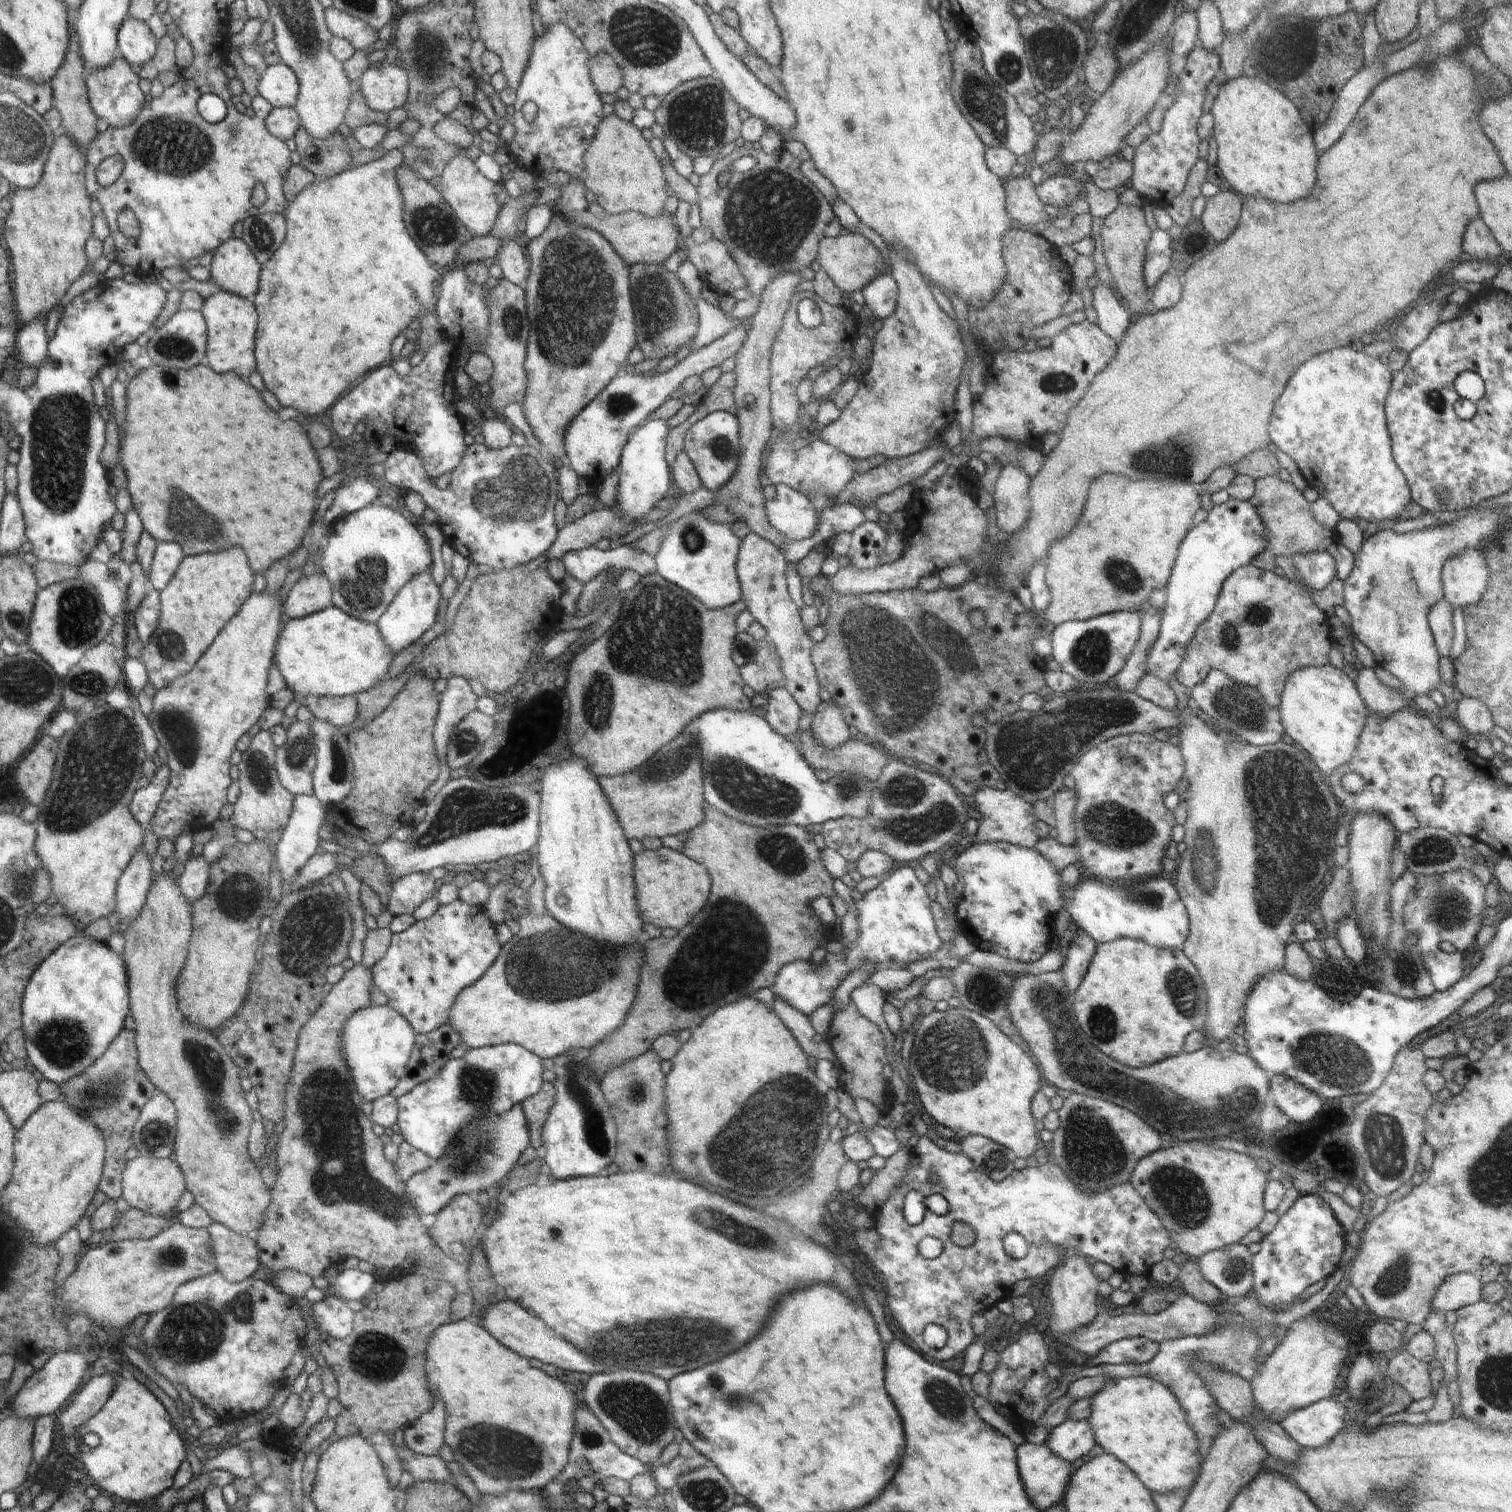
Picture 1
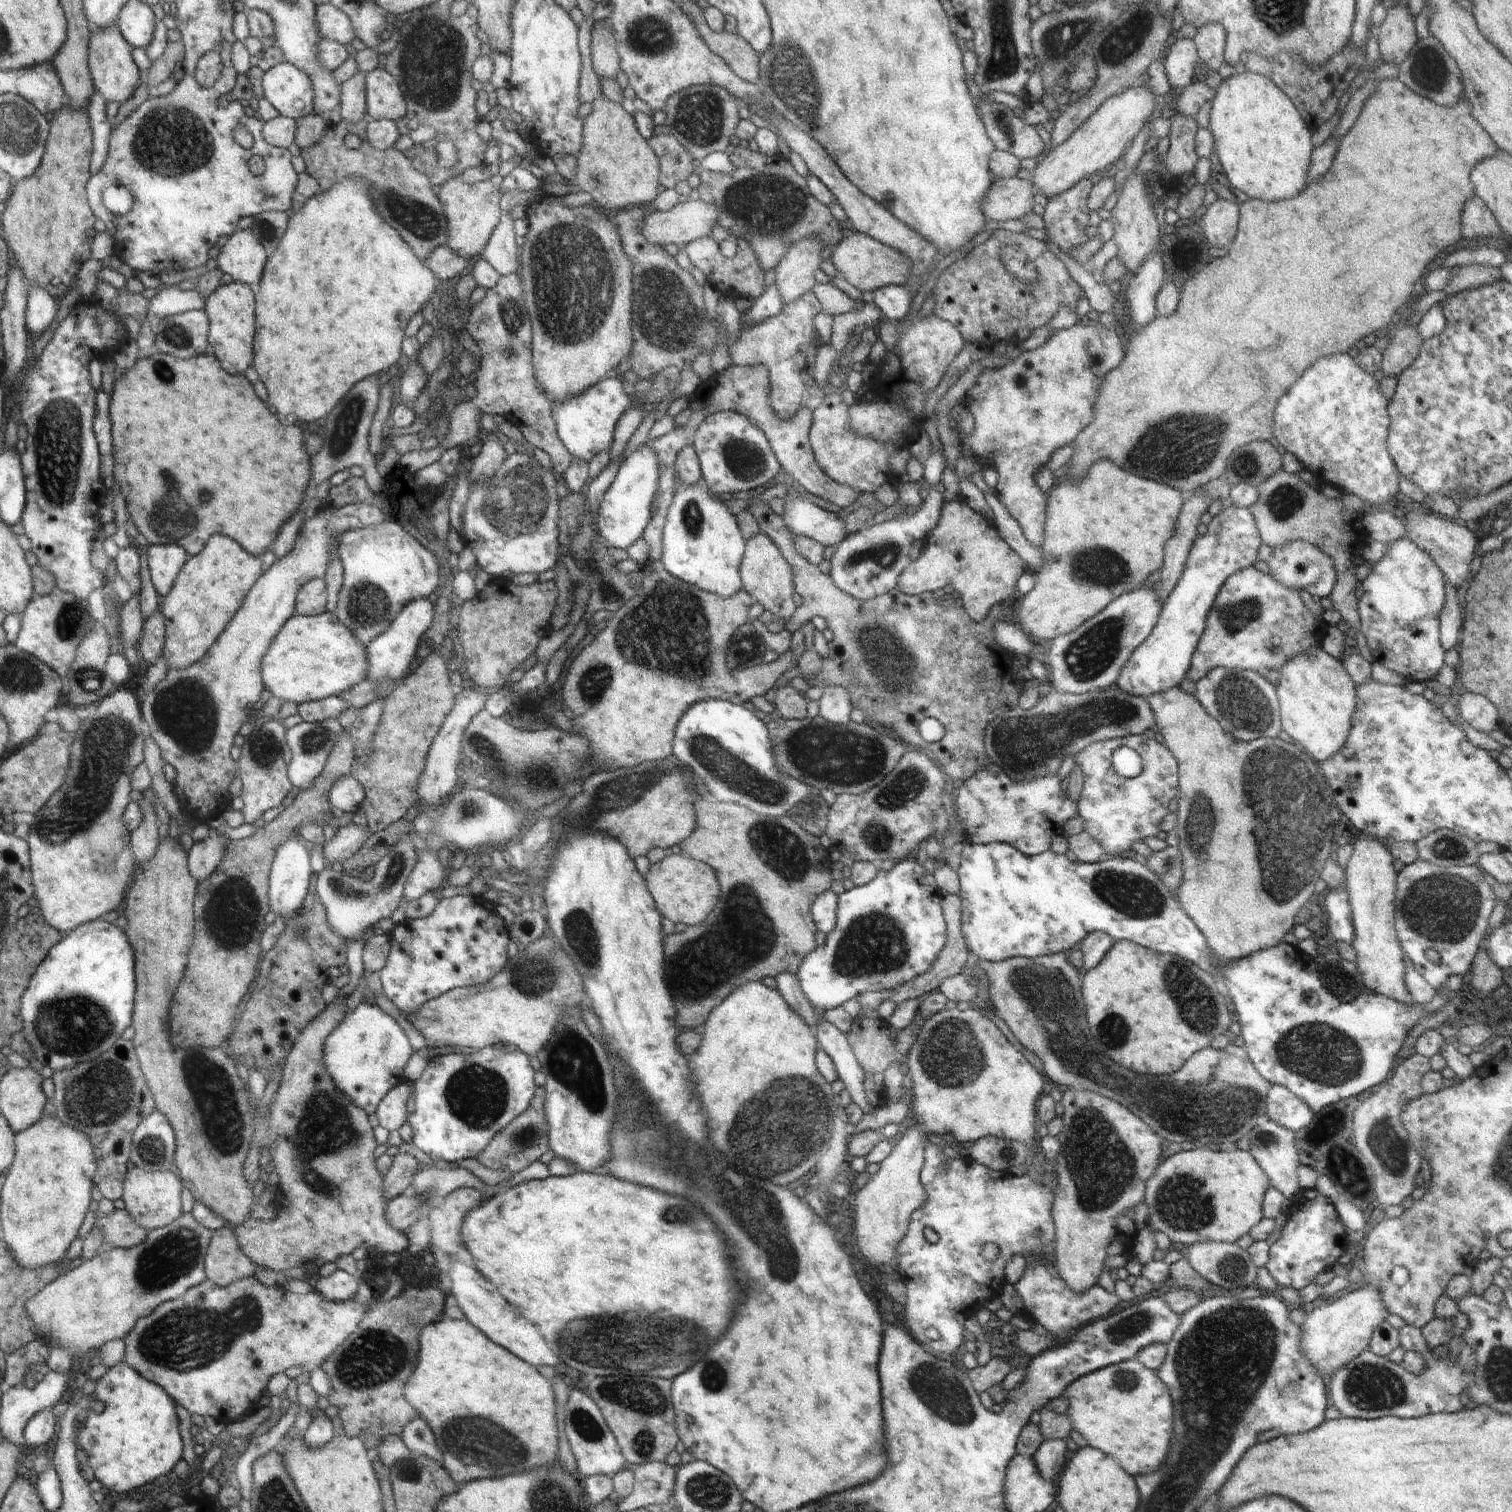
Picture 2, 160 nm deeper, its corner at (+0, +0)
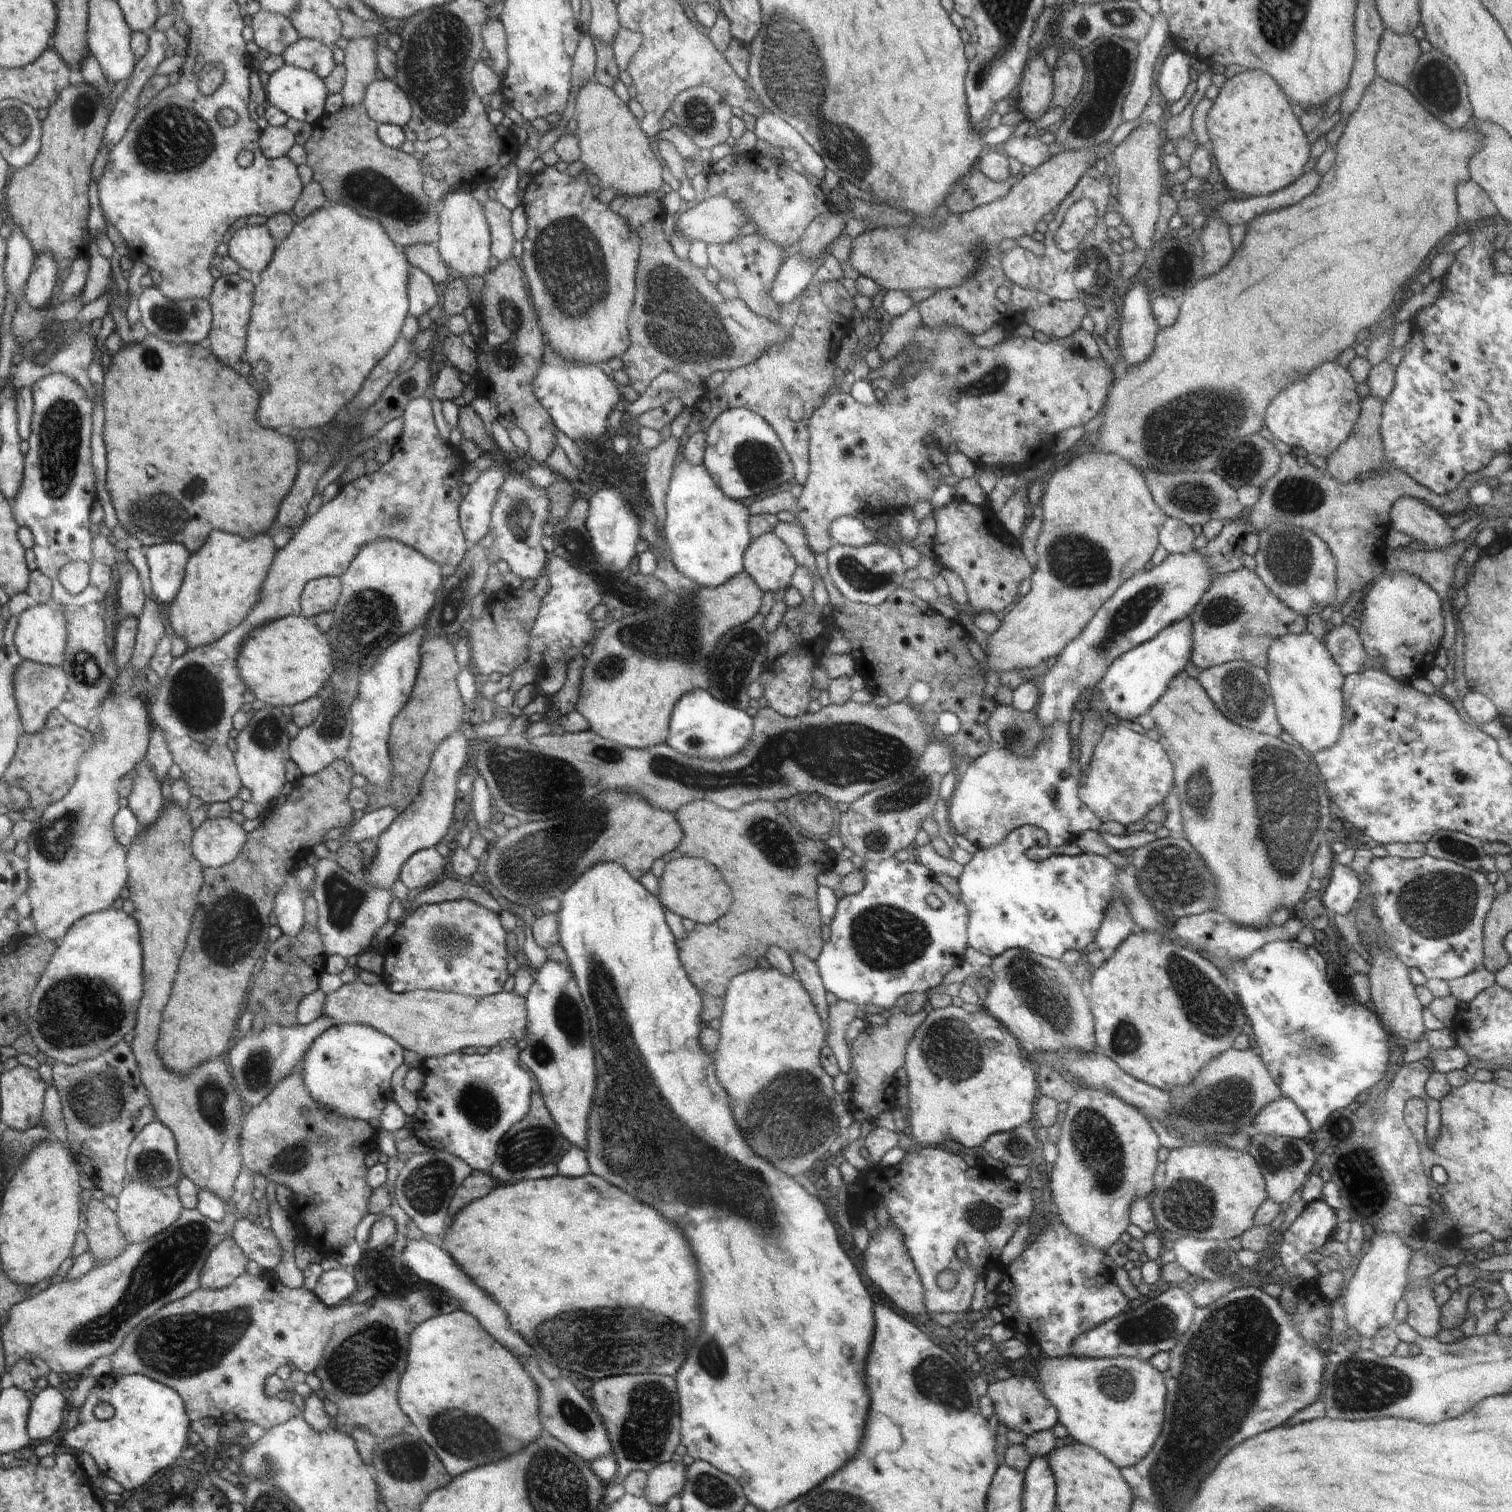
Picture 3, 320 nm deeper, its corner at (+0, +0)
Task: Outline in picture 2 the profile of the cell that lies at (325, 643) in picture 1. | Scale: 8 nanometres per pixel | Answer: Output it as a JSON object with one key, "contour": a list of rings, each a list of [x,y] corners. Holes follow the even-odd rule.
{"contour":[[[329,611],[324,614],[310,616],[294,614],[286,620],[280,632],[270,643],[269,650],[261,660],[261,677],[272,696],[282,702],[300,703],[319,701],[332,695],[347,691],[352,685],[366,679],[367,651],[359,643],[349,629]]]}

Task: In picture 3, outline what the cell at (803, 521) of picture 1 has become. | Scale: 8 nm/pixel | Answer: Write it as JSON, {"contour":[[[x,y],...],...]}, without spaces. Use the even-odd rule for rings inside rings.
{"contour":[[[838,516],[830,522],[830,540],[832,544],[848,545],[852,547],[870,546],[879,542],[876,536],[864,527],[861,520],[852,516]]]}

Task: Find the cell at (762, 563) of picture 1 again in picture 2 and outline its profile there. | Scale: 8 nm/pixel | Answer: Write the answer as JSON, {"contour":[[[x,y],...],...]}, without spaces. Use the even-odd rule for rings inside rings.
{"contour":[[[760,532],[749,538],[745,558],[740,566],[743,589],[747,590],[765,610],[784,620],[790,620],[796,606],[792,602],[794,596],[794,572],[789,561],[783,556],[781,549],[769,536]]]}

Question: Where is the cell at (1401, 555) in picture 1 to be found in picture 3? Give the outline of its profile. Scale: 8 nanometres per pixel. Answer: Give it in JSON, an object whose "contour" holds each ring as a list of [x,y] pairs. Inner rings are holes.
{"contour":[[[1385,571],[1384,574],[1378,578],[1378,580],[1370,582],[1368,588],[1366,588],[1365,598],[1363,599],[1363,603],[1359,609],[1359,620],[1356,624],[1357,632],[1360,636],[1366,654],[1368,654],[1371,659],[1378,657],[1384,658],[1384,671],[1394,679],[1404,678],[1407,681],[1418,680],[1420,678],[1425,678],[1428,675],[1430,668],[1435,665],[1434,661],[1437,657],[1437,650],[1441,647],[1441,642],[1445,631],[1444,613],[1439,595],[1434,591],[1434,588],[1430,587],[1430,584],[1428,584],[1425,579],[1422,577],[1418,578],[1416,574],[1408,574],[1408,572],[1394,572],[1391,574],[1390,572]]]}

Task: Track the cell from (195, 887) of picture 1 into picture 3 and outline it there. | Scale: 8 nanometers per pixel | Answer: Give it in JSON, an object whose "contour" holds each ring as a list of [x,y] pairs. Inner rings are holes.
{"contour":[[[207,817],[194,831],[193,856],[206,868],[233,863],[244,850],[248,834],[230,818]]]}

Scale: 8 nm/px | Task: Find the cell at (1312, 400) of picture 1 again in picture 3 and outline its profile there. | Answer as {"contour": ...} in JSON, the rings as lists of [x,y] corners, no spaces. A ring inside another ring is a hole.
{"contour":[[[1326,362],[1308,378],[1282,390],[1266,410],[1268,430],[1292,450],[1328,458],[1354,430],[1361,412],[1364,389],[1340,364]]]}

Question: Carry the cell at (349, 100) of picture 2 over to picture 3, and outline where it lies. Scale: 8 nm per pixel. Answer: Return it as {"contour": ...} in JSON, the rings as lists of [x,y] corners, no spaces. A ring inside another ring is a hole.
{"contour":[[[354,36],[346,46],[343,66],[346,77],[342,94],[343,106],[352,108],[363,103],[368,86],[377,80],[376,44],[379,38]]]}

